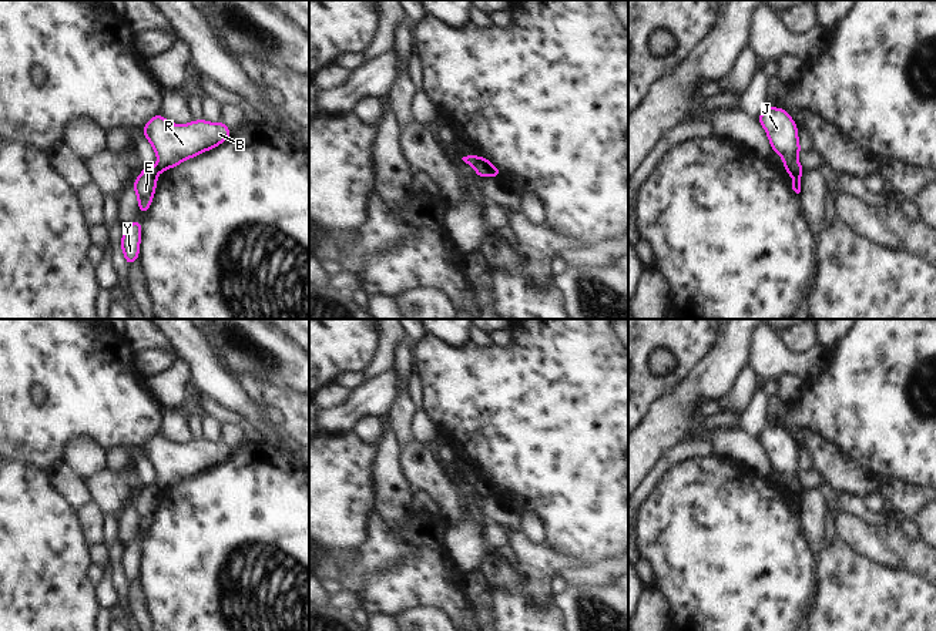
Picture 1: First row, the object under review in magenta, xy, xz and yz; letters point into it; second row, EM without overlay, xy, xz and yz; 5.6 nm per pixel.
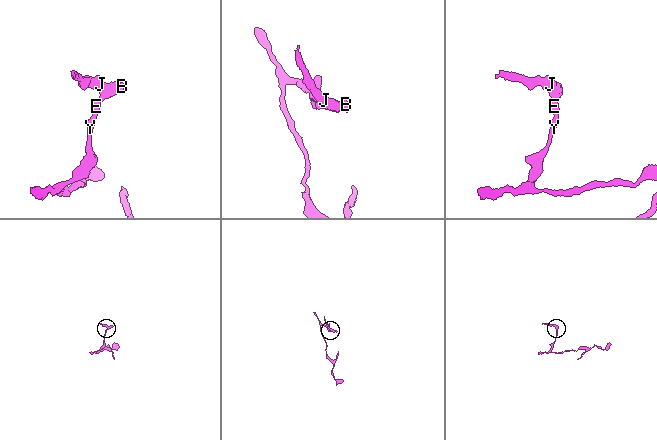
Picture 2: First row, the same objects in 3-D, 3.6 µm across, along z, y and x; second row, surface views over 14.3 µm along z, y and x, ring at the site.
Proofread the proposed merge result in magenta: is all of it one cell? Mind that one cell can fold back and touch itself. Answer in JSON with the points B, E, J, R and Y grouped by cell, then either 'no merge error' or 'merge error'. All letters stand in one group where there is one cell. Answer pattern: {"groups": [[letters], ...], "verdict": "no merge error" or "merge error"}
{"groups": [["B", "J", "R"], ["E", "Y"]], "verdict": "merge error"}

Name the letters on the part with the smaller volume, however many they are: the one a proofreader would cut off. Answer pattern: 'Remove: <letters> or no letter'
Remove: B, J, R.

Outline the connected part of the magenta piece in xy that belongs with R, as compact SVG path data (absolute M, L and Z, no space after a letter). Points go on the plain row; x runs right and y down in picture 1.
M155 433L141 449L158 476L155 486L160 491L212 469L232 453L222 440L212 443L199 437L177 444L160 433Z

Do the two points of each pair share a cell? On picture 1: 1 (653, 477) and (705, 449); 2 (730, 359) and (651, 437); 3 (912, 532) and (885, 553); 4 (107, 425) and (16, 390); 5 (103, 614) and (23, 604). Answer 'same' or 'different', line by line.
1: same
2: same
3: different
4: same
5: different

